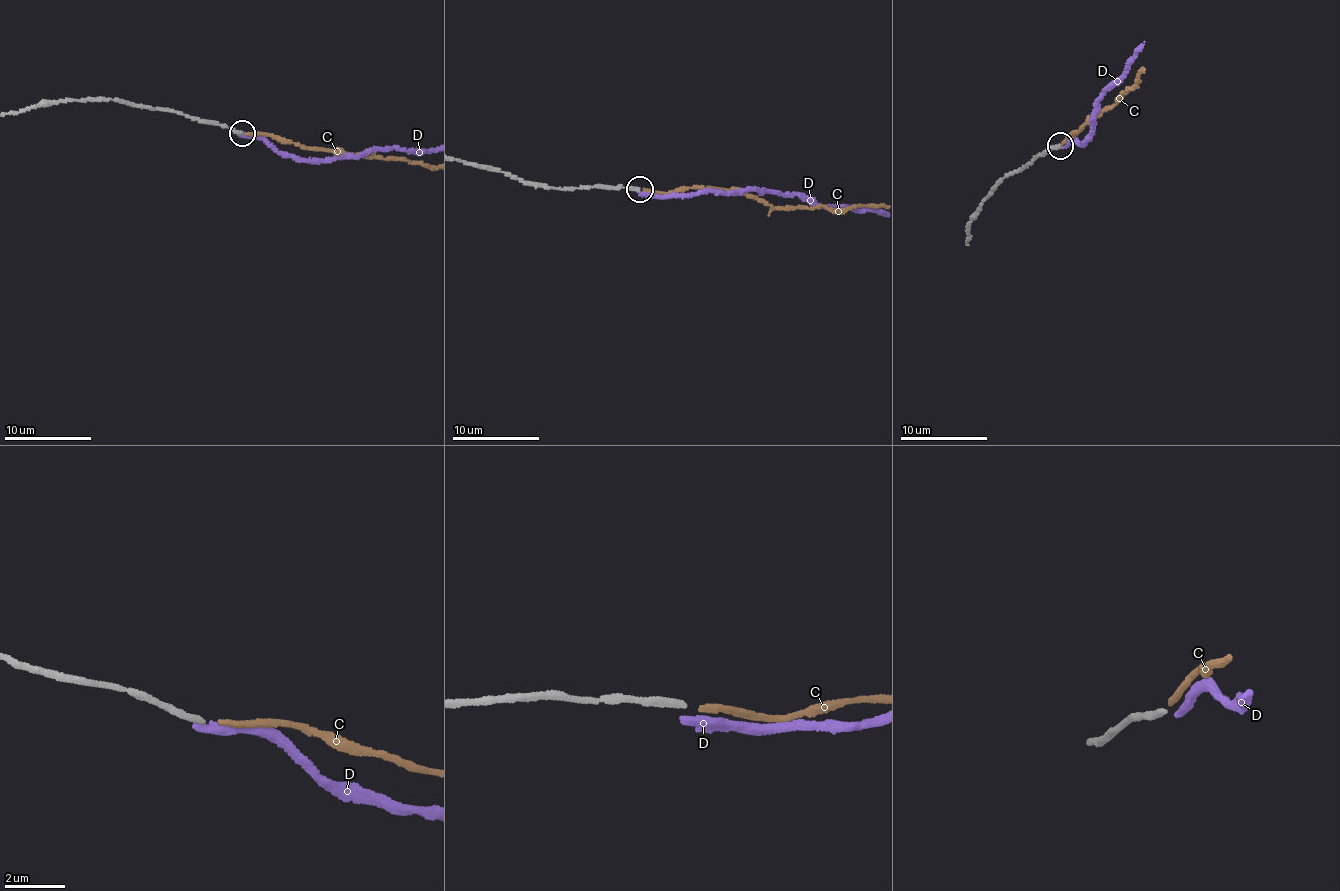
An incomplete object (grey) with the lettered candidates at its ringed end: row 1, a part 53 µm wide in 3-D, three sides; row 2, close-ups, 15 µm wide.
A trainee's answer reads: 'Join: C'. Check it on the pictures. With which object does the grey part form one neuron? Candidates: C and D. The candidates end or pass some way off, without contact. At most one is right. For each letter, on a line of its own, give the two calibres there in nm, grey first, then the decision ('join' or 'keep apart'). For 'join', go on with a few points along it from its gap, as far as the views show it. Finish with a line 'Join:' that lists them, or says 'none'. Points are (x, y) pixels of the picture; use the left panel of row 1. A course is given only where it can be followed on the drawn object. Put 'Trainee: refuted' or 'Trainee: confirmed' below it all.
C: 240 nm thick on the grey side, 190 nm on the other; keep apart
D: 240 nm thick on the grey side, 320 nm on the other; keep apart
Join: none
Trainee: refuted

